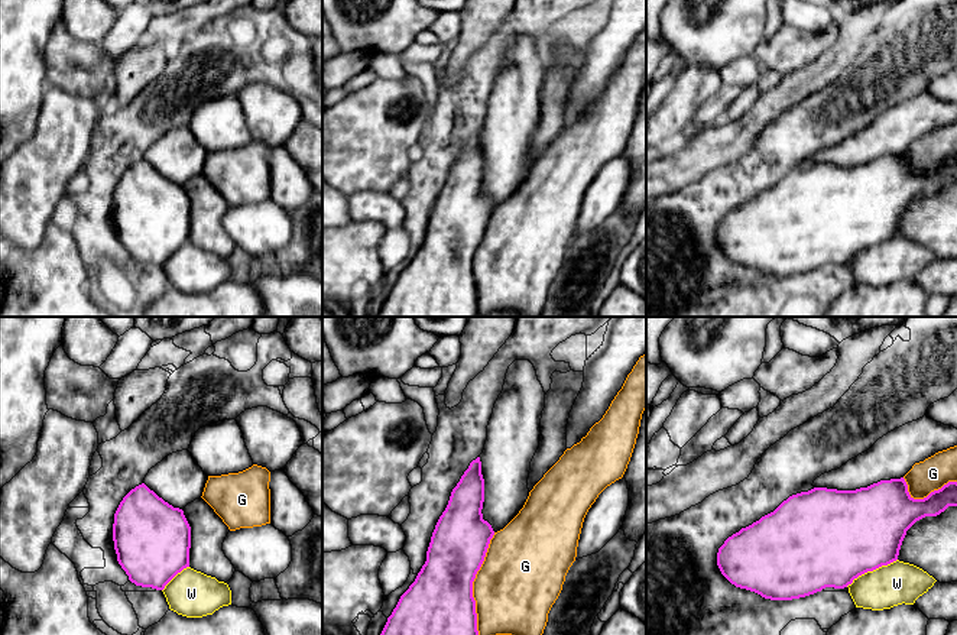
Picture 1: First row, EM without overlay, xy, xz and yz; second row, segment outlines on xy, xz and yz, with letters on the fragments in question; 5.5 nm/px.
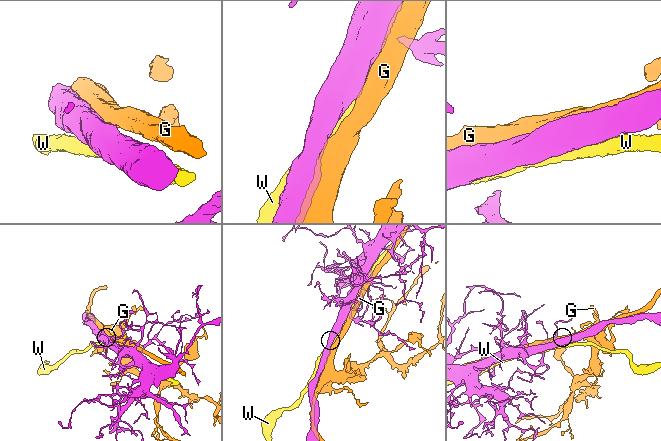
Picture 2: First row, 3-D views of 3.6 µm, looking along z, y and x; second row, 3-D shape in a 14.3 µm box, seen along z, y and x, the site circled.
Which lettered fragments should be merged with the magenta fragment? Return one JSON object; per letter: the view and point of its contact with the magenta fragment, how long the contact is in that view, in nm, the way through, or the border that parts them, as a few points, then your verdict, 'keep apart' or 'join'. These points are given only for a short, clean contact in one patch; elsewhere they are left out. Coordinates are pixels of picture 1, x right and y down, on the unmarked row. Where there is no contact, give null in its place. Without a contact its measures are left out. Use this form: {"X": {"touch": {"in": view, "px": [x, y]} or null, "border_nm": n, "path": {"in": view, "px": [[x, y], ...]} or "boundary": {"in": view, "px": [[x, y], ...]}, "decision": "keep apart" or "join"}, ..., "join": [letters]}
{"G": {"touch": {"in": "xz", "px": [471, 262]}, "border_nm": 600, "decision": "keep apart"}, "W": {"touch": {"in": "yz", "px": [870, 246]}, "border_nm": 320, "decision": "keep apart"}, "join": []}

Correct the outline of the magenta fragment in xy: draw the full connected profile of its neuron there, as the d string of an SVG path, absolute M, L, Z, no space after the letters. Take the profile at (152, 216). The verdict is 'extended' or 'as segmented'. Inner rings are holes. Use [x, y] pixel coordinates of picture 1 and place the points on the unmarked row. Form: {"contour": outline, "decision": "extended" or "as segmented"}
{"contour": "M188 126L165 133L149 146L142 161L120 178L113 200L117 237L136 262L163 266L184 244L189 243L191 203L184 184L202 172L208 152Z", "decision": "extended"}

